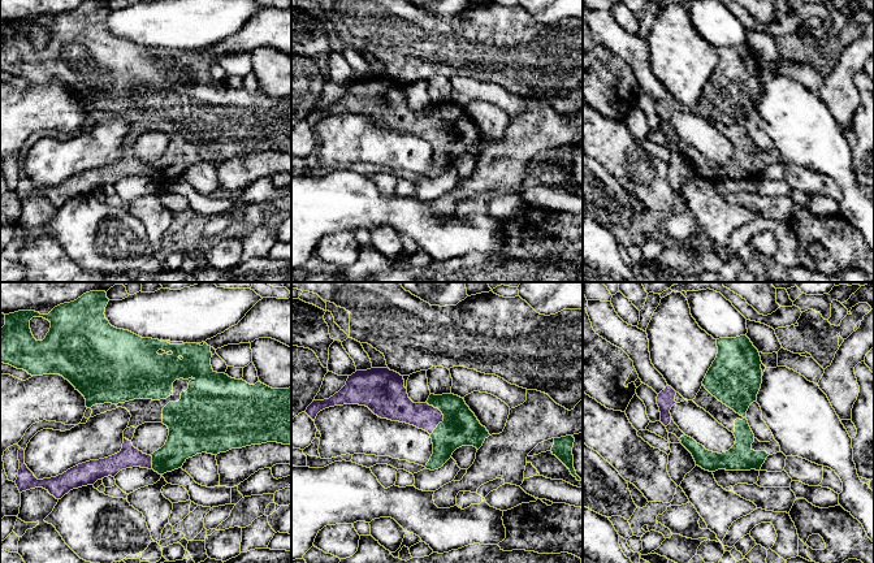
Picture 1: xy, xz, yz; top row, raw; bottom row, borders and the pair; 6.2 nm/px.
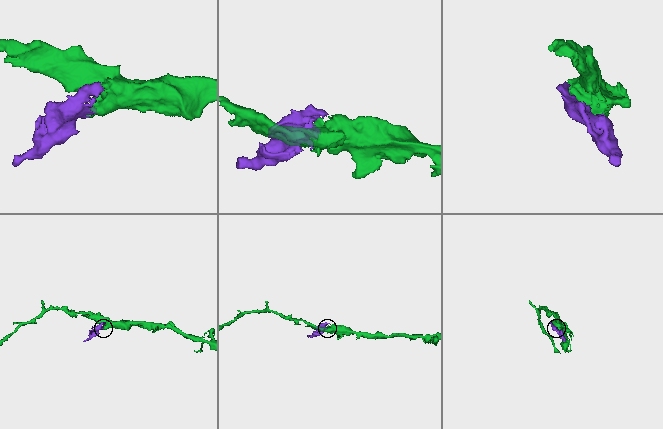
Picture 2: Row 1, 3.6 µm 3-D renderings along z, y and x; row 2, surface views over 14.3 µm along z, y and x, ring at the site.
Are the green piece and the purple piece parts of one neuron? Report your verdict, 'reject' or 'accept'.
accept

